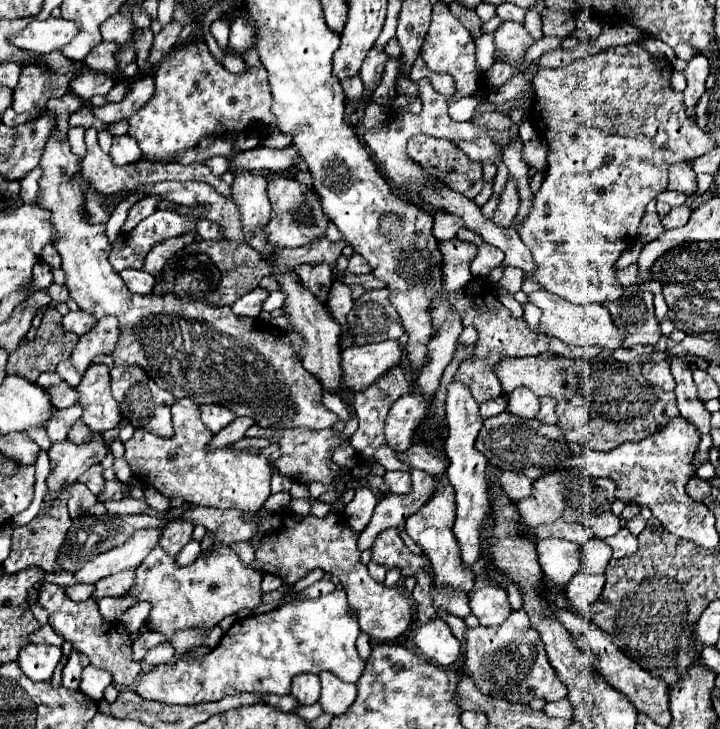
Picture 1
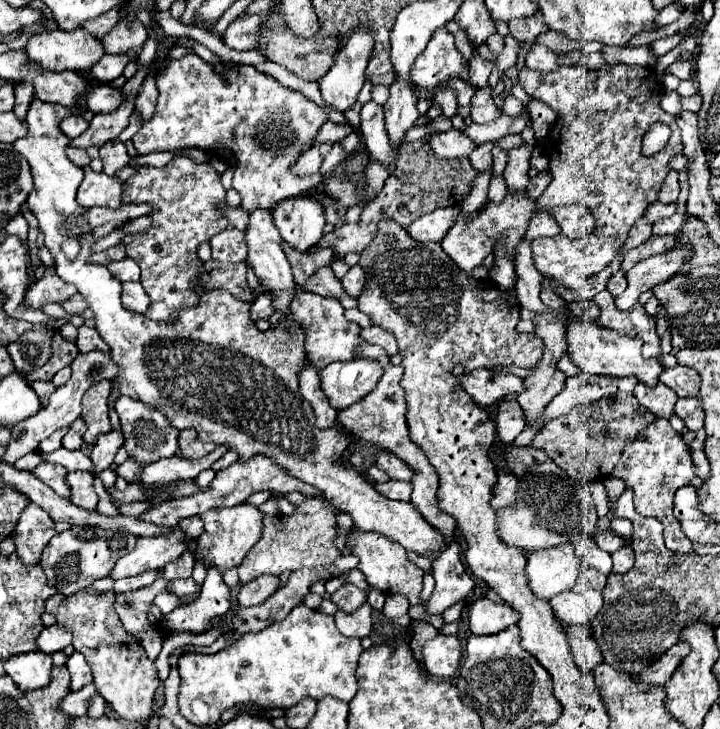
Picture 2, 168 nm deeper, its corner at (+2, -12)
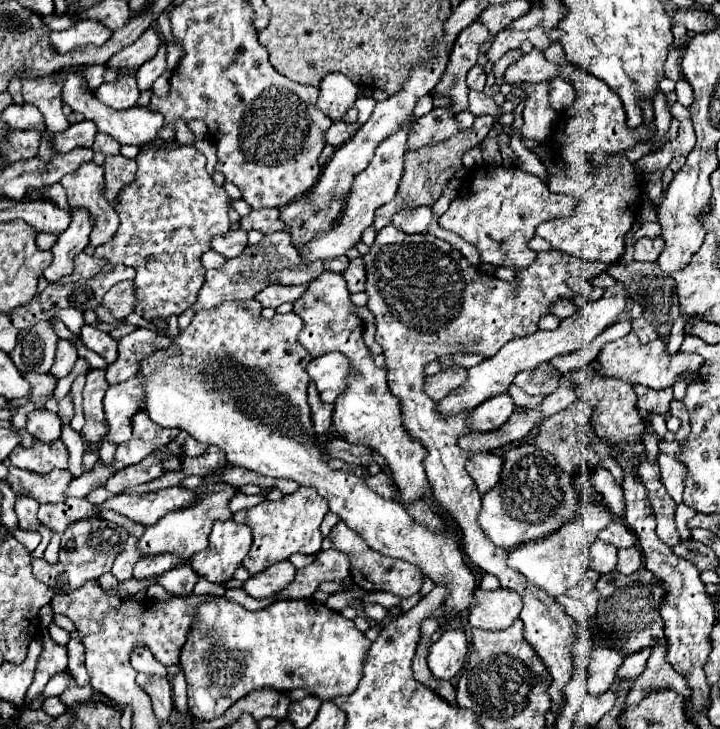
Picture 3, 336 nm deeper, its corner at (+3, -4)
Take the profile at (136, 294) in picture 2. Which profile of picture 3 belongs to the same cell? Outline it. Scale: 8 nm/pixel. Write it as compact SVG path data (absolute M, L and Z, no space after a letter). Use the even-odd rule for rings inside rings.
M131 280L111 286L107 290L107 294L103 296L101 306L107 308L113 314L113 318L117 318L117 320L127 318L133 312L133 284L131 284Z

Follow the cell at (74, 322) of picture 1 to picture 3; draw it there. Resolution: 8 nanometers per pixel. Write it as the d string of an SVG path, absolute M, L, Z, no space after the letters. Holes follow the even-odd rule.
M85 326L81 332L81 340L85 342L85 346L89 350L97 352L109 364L113 364L117 360L117 340L111 338L107 332L99 330L97 326Z

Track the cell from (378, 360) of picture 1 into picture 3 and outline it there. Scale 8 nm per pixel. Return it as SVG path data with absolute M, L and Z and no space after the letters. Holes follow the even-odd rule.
M327 352L319 358L313 358L305 370L311 382L317 386L321 400L331 404L345 390L349 360L345 360L341 352Z

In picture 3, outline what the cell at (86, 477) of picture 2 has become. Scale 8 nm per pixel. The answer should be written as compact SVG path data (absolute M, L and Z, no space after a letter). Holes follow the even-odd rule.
M9 466L9 476L5 482L11 486L15 494L31 496L39 504L55 504L65 500L65 488L73 480L67 470L53 470L47 476L39 476L27 470L17 470L17 466Z

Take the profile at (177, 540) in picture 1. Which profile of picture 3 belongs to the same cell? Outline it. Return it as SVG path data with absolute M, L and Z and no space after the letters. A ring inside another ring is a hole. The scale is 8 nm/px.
M183 564L181 568L173 568L161 576L157 576L157 584L161 584L171 596L191 596L193 588L197 584L197 574L189 568L189 564Z

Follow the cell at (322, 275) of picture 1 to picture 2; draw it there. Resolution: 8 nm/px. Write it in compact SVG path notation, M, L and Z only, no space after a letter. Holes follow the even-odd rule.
M286 242L282 244L282 248L286 248L286 256L290 260L296 284L306 284L310 276L328 266L334 258L334 252L314 252L314 248L310 252L294 252Z

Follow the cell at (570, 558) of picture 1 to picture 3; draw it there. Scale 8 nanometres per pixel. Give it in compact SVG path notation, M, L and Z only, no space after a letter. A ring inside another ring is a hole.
M581 496L579 504L581 504L579 510L587 510L587 512L583 512L583 514L579 512L579 516L575 514L557 532L551 532L543 540L525 542L525 544L513 548L507 558L509 568L519 570L533 586L545 590L553 598L565 594L569 588L573 588L583 578L585 558L587 558L587 568L589 568L589 552L587 550L597 540L597 532L603 530L613 520L613 514L595 496ZM585 552L587 552L587 556L585 556Z

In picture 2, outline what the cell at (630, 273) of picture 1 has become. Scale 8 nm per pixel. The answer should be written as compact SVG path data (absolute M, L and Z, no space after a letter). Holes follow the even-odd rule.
M618 270L618 272L612 274L612 278L610 278L610 282L608 282L608 292L610 292L612 296L618 296L624 288L626 288L626 278L624 278L624 272Z

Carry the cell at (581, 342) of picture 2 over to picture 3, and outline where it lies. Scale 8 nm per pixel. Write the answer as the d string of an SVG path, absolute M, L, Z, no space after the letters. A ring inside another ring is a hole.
M629 332L625 338L613 340L603 346L603 350L597 356L597 362L601 364L601 374L605 376L621 376L621 380L631 382L631 384L643 384L647 388L663 390L671 388L681 376L689 376L691 382L701 382L701 366L703 358L699 354L685 354L685 352L667 352L667 342L665 340L655 340L651 344L641 344L639 338Z

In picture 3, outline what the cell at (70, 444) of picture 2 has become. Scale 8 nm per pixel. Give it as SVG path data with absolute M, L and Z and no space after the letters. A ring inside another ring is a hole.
M67 394L63 400L57 402L57 406L59 406L59 416L63 418L63 422L69 424L69 420L71 420L71 416L73 416L73 402L71 402L71 396Z

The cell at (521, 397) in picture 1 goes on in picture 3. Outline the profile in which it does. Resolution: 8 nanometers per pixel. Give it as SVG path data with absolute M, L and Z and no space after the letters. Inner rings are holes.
M509 394L493 396L491 400L485 400L471 412L471 416L467 418L467 428L471 432L497 430L507 422L509 414L513 414L513 408L515 404Z

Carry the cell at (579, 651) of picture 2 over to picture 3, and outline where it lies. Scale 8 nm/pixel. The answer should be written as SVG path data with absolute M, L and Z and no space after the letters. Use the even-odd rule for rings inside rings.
M593 646L591 664L589 664L589 692L599 696L609 688L617 676L619 664L625 660L625 654L615 652L613 648Z

